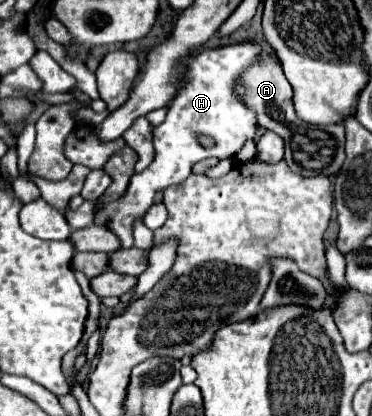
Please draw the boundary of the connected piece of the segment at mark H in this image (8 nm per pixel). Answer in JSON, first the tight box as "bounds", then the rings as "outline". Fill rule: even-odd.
{"bounds":[96,40,280,248],"outline":[[[264,40],[238,42],[238,44],[218,46],[218,48],[204,48],[196,54],[180,60],[180,66],[184,70],[182,80],[180,80],[182,88],[166,104],[166,108],[168,108],[166,120],[154,128],[154,148],[156,148],[154,162],[142,174],[132,176],[124,198],[108,204],[96,216],[96,224],[110,228],[120,238],[122,248],[134,246],[132,224],[140,216],[144,216],[144,212],[150,208],[152,198],[158,190],[164,190],[172,184],[184,182],[190,176],[192,164],[196,164],[204,158],[210,158],[210,156],[216,156],[222,160],[234,158],[242,150],[246,140],[256,138],[258,122],[256,122],[254,110],[248,108],[242,102],[242,98],[234,92],[234,84],[242,76],[242,72],[262,56],[268,56],[270,60],[280,62],[278,56],[274,56],[274,48],[270,48]],[[198,134],[214,136],[216,146],[202,148],[196,140]]]}

